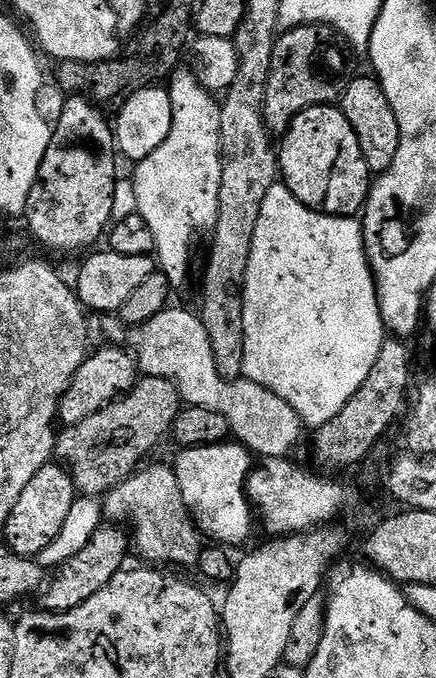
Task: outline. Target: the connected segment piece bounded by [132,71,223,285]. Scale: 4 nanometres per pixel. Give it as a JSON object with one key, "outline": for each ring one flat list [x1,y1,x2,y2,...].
{"outline":[[179,72,171,77,172,84,168,88,172,103,170,134,166,142,139,161,132,172,132,192,136,195,139,219,152,235,159,271,161,268,165,272,161,273,173,285,187,278,188,267,192,264,192,247,203,236,205,239,218,222,218,192,223,168,218,143,219,115,204,116,202,109,192,108,192,76]]}

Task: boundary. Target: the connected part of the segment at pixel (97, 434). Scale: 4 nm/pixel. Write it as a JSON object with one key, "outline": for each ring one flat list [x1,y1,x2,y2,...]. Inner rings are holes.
{"outline":[[140,378,130,392,123,393,85,420,65,427,64,433,59,433,56,452,70,469,77,493,100,498,111,492,121,480,127,480,137,471,139,460,164,435,167,437,171,433,176,415,181,411,181,401,169,381]]}

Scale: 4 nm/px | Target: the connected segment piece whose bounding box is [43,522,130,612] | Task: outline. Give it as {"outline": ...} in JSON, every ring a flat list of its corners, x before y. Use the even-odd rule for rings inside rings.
{"outline":[[108,522,99,527,93,534,86,546,82,550,78,550,67,563,59,565,55,569,56,581,52,584,52,589,48,593,45,591,44,604,45,609,53,612,68,612,71,608,76,608,92,592,102,590,102,586,106,586,110,582,110,578,114,578,125,567,124,559,128,556,128,548,130,552,130,540,123,527,117,526,115,523]]}

